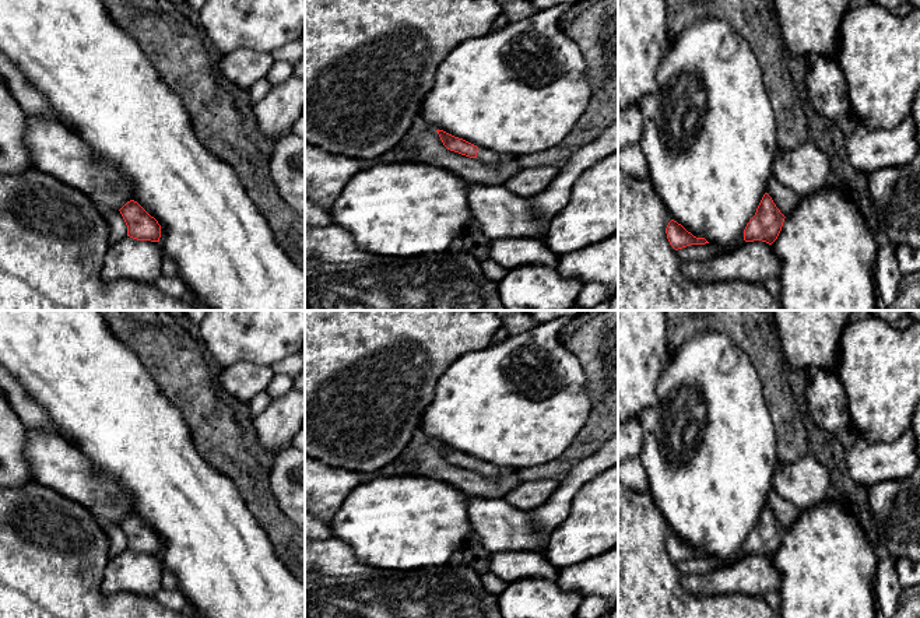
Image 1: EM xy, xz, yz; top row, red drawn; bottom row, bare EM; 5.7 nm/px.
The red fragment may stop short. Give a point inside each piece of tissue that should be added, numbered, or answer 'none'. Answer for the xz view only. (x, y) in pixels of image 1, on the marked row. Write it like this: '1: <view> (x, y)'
1: xz (488, 157)

